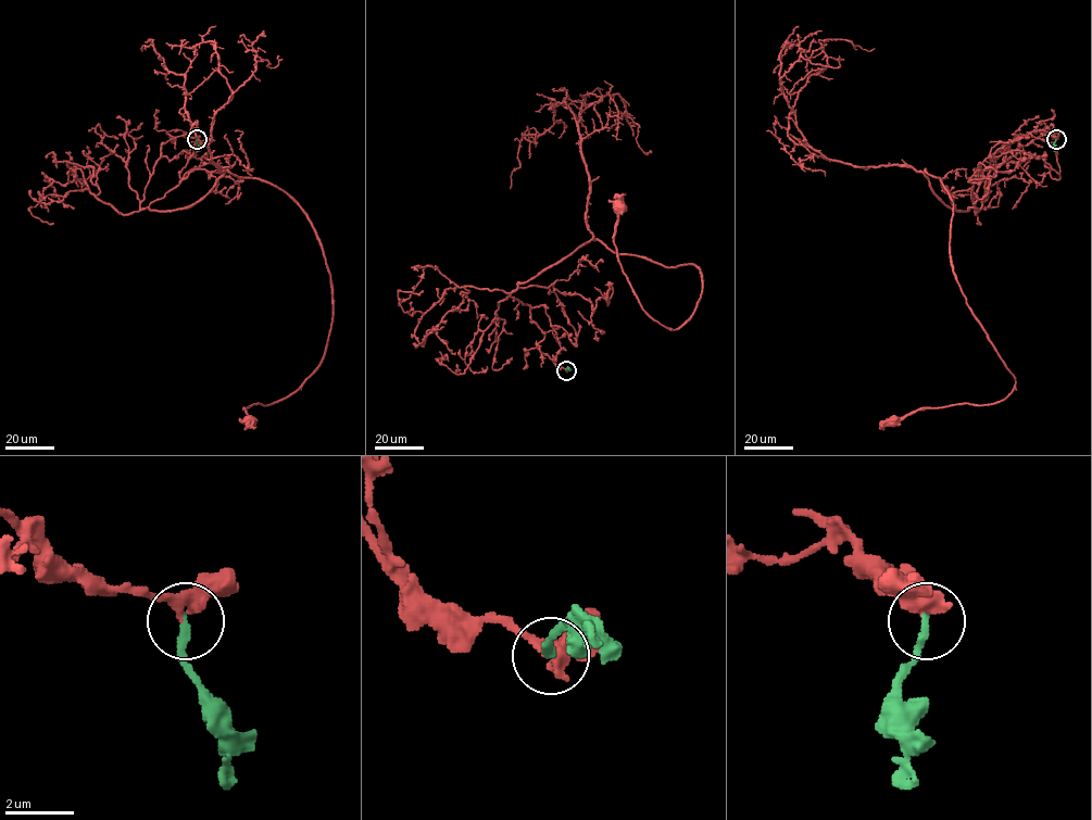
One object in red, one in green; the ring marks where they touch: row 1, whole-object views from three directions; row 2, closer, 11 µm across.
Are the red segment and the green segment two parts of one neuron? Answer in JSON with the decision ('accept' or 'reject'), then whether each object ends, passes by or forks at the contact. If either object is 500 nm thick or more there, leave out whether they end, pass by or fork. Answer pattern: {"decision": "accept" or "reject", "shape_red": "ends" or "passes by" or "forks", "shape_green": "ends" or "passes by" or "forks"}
{"decision": "accept", "shape_red": "passes by", "shape_green": "ends"}

